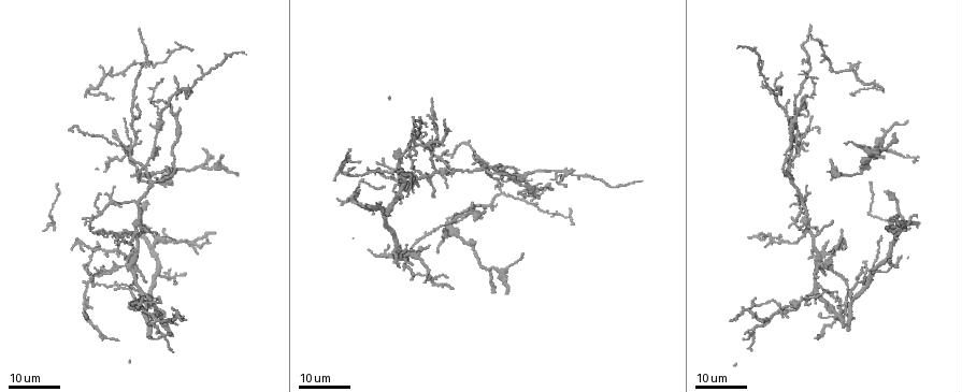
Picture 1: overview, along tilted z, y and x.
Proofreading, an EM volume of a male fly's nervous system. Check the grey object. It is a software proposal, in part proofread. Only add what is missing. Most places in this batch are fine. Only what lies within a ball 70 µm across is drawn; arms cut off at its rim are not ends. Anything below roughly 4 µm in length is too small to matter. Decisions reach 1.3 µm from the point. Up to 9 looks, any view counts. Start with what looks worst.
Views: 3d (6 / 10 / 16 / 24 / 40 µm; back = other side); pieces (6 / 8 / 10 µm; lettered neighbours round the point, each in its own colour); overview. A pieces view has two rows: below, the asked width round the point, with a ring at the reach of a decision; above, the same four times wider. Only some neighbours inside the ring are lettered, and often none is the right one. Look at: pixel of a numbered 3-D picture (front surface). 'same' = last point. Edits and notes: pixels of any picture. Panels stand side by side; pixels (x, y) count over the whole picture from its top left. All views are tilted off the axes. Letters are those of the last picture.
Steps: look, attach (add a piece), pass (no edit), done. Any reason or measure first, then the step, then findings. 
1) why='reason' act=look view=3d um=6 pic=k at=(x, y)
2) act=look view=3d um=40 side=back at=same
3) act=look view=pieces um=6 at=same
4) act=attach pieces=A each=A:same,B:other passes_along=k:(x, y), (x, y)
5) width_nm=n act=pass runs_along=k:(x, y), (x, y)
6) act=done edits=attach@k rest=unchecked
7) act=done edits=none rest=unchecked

why='tapers out' act=look view=3d um=24 pic=1 at=(796, 311)

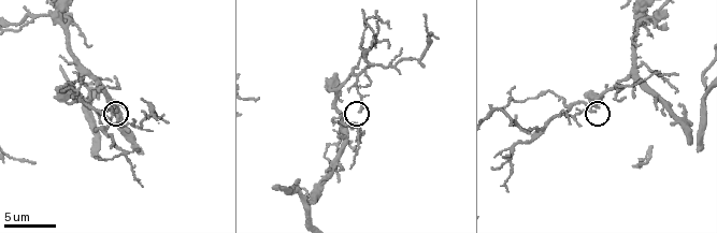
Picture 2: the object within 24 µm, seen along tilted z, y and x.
act=look view=pieces um=6 pic=2 at=(361, 111)

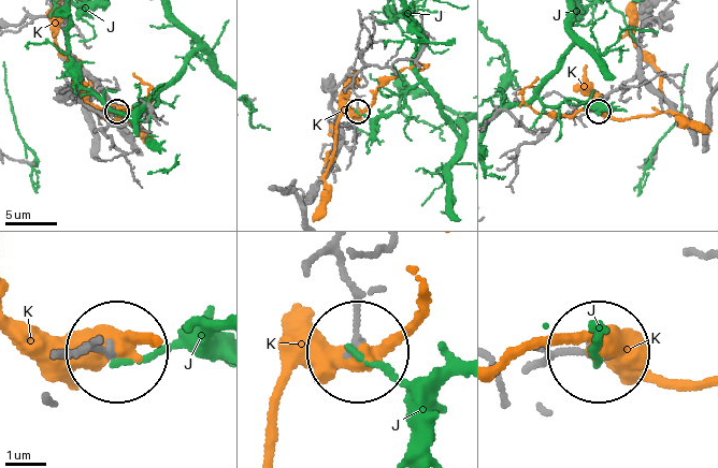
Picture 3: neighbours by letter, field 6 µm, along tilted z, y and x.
act=pass each=J:other,K:other found='none of them fits'

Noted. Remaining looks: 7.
why='branch stops here' act=look view=3d um=24 pic=1 at=(73, 249)

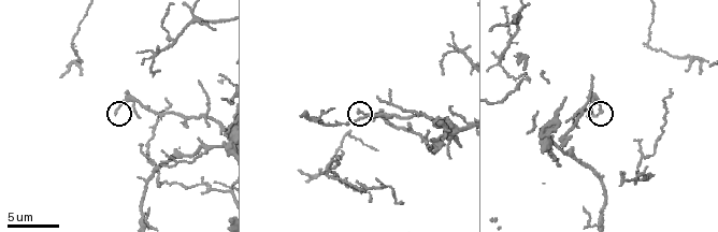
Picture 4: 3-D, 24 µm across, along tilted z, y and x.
why='see the neighbours' act=look view=pieces um=10 pic=4 at=(361, 110)

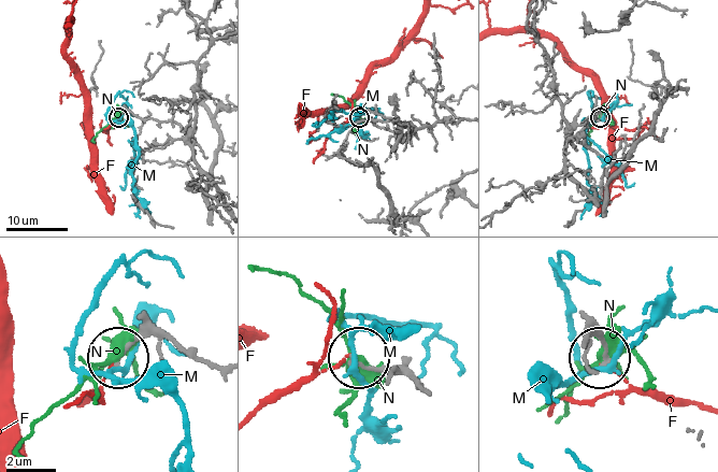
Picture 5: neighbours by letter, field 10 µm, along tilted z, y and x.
width_nm=160 act=pass each=F:other,M:other,N:other found='none of them fits'

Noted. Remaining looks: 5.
why='free end' act=look view=3d um=24 pic=1 at=(843, 144)

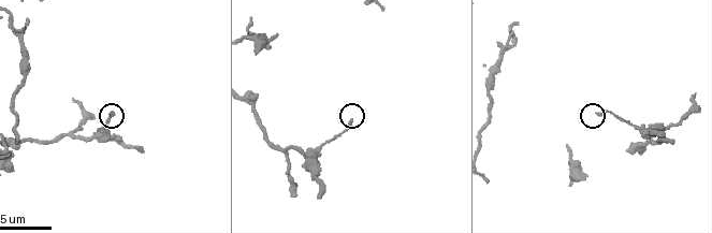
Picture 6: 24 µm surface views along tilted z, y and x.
why='zoom in' act=look view=3d um=10 pic=6 at=(596, 115)

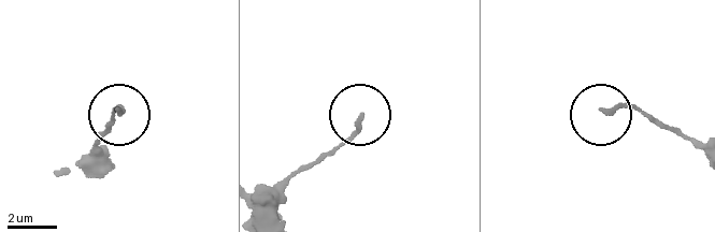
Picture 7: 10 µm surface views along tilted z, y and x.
act=look view=pieces um=6 pic=7 at=(361, 114)

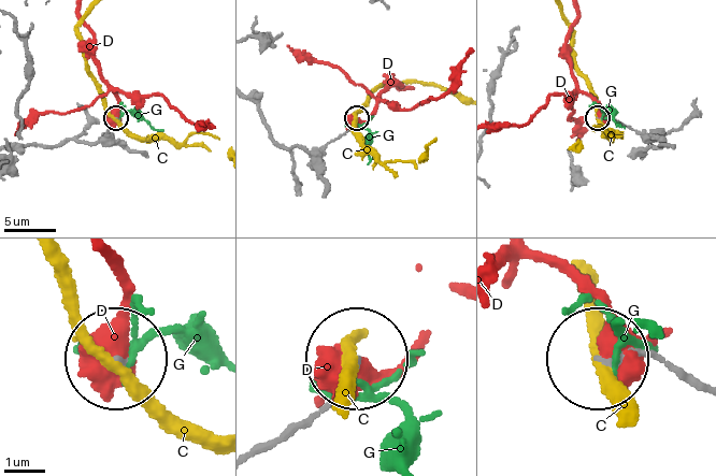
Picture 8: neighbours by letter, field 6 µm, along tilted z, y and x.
act=pass each=C:other,D:other,G:other runs_along=8:(699, 389), (642, 354), (599, 361) found='no lettered piece goes on from it'

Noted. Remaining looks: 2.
act=look view=pieces um=10 pic=6 at=(252, 19)

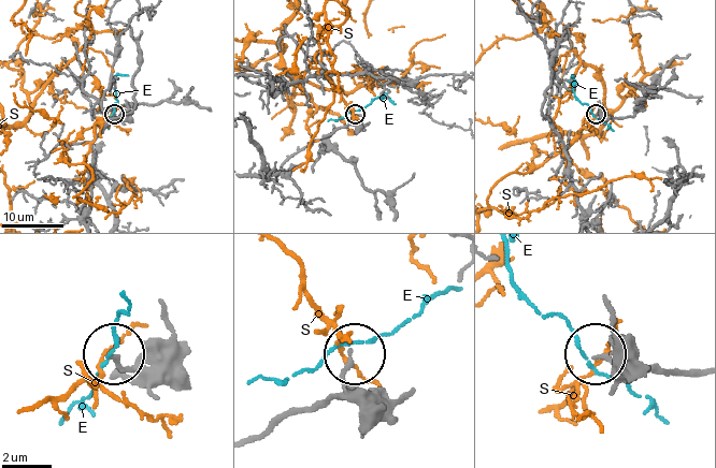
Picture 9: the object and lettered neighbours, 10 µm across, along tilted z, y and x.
act=pass each=E:other,S:other found='none of them fits'

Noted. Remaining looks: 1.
act=done edits=none rest=unchecked

